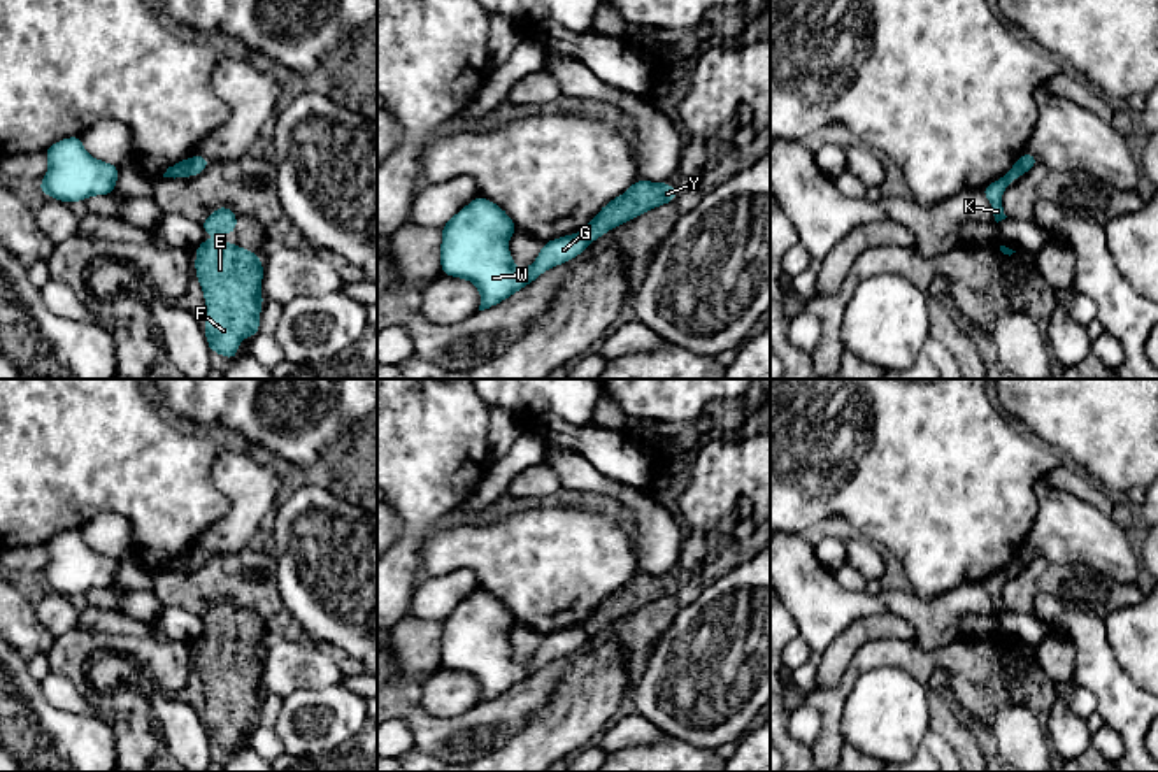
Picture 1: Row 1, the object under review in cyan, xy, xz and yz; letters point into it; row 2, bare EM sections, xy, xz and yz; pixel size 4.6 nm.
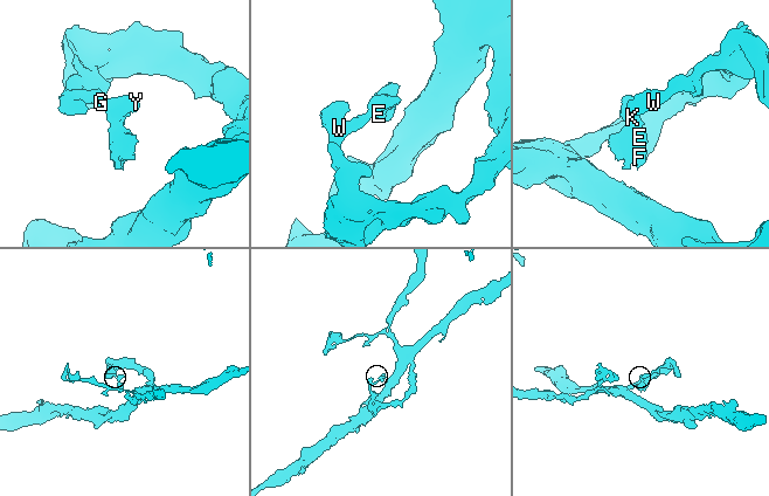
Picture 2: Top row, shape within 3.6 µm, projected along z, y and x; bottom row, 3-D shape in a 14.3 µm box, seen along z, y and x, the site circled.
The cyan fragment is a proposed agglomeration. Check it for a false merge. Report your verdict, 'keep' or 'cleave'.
cleave

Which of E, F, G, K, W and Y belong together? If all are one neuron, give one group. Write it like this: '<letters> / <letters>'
E F K Y / G W

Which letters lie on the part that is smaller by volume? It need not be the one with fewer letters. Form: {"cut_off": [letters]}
{"cut_off": ["E", "F", "K", "Y"]}

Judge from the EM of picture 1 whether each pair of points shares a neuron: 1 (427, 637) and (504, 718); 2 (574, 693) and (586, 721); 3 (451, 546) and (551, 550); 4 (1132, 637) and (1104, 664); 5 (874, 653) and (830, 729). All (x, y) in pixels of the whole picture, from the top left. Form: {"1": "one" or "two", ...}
{"1": "two", "2": "one", "3": "one", "4": "two", "5": "one"}

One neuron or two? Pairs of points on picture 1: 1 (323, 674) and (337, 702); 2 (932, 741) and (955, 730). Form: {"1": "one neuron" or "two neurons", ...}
{"1": "two neurons", "2": "two neurons"}

